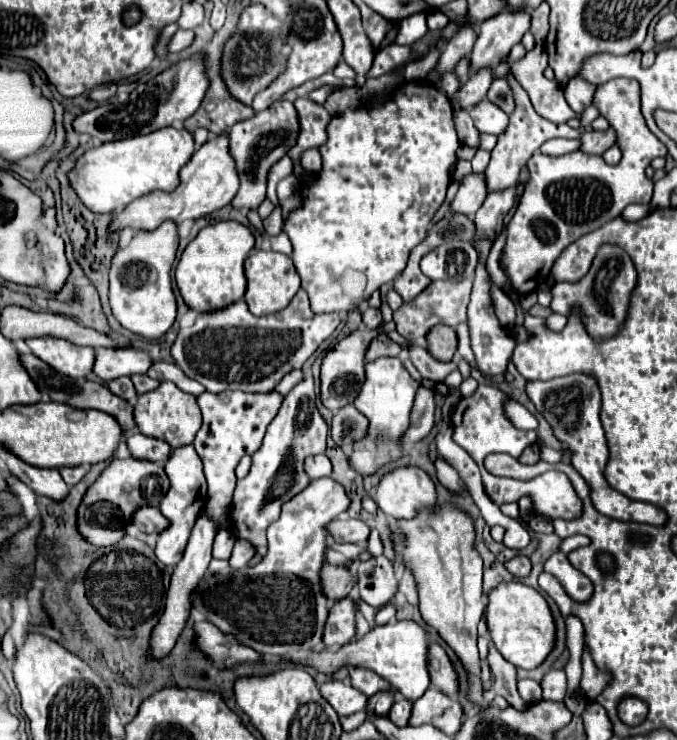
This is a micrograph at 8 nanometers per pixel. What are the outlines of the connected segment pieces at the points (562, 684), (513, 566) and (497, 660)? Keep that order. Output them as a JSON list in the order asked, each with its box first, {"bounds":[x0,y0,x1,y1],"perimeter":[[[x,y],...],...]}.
[{"bounds":[542,671,566,701],"perimeter":[[[550,671],[542,679],[544,699],[562,701],[566,695],[566,673],[564,671]]]},{"bounds":[506,557,530,577],"perimeter":[[[514,557],[506,563],[506,569],[514,575],[514,577],[528,577],[530,575],[530,559],[528,557]]]},{"bounds":[488,643,526,709],"perimeter":[[[490,643],[490,651],[488,651],[488,665],[494,677],[494,691],[498,695],[502,695],[510,705],[524,709],[526,701],[520,697],[518,687],[516,687],[516,675],[518,669],[512,667],[512,663],[506,663],[506,659],[502,655],[498,655],[498,649]]]}]

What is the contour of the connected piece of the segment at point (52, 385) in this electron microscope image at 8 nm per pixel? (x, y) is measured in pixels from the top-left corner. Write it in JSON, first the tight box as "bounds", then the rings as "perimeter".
{"bounds":[20,353,136,433],"perimeter":[[[32,353],[30,355],[20,355],[20,359],[22,359],[26,371],[30,373],[30,377],[34,379],[34,383],[38,385],[38,389],[40,391],[48,391],[48,395],[50,395],[52,401],[66,403],[66,405],[76,407],[76,409],[96,409],[96,411],[104,411],[104,413],[112,415],[120,423],[120,427],[122,427],[124,433],[136,427],[136,423],[134,423],[134,405],[130,401],[114,395],[108,389],[106,383],[96,383],[96,381],[88,381],[88,379],[72,379],[72,377],[66,377],[66,375],[54,371],[50,365],[46,365],[42,359],[38,359]]]}

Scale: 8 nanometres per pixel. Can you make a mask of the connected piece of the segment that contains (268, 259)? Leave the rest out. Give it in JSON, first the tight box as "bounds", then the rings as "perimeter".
{"bounds":[244,251,300,317],"perimeter":[[[256,251],[256,253],[248,255],[248,259],[244,263],[244,271],[246,271],[246,279],[248,279],[244,301],[250,309],[250,313],[254,313],[256,317],[282,311],[284,307],[288,307],[288,303],[300,289],[300,277],[296,273],[292,259],[288,255],[282,255],[276,251]]]}

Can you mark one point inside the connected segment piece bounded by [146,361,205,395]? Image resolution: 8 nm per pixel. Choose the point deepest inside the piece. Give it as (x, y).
(163, 371)

